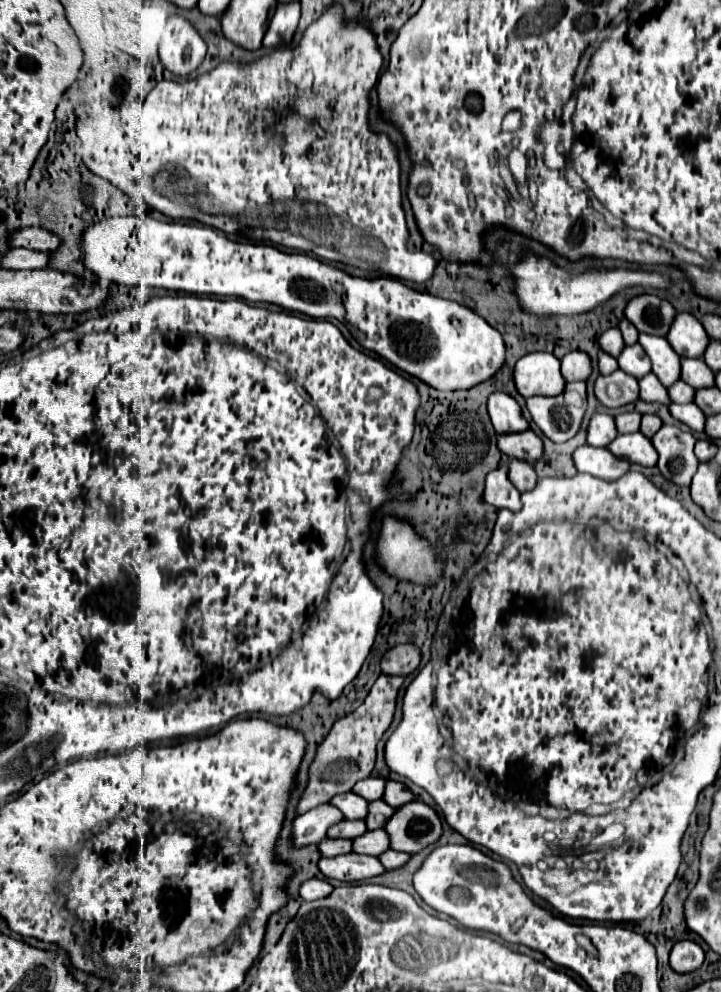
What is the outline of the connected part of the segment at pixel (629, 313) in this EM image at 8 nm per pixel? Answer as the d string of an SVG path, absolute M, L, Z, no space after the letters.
M642 294L628 302L624 314L638 328L638 332L666 336L674 322L676 310L668 300L660 302L654 294Z

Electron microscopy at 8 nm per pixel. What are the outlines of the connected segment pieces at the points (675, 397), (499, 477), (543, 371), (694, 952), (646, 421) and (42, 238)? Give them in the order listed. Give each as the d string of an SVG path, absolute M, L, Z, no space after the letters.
M678 380L674 386L670 386L668 394L670 394L672 402L676 402L676 404L690 404L690 402L694 400L694 394L696 394L696 390L694 390L692 386L688 386L686 382Z
M500 468L488 474L486 478L486 490L484 490L484 500L496 508L506 508L510 512L518 512L522 508L520 502L520 492L516 486L508 480L508 474Z
M550 352L522 356L514 368L514 382L524 398L558 396L566 386L566 380L560 374L560 360Z
M680 940L670 952L670 966L678 974L694 972L704 962L704 950L692 940Z
M646 414L642 416L642 426L640 426L640 432L646 436L646 438L652 438L662 426L662 420L656 416L656 414Z
M24 228L18 230L12 236L12 246L22 246L22 248L30 248L30 250L46 250L46 252L54 252L58 250L62 244L58 234L52 234L50 230L44 228Z

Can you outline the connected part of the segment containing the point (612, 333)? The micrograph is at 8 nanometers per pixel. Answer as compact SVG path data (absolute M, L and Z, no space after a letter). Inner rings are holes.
M618 328L606 330L606 332L600 336L600 348L602 348L606 354L618 358L620 352L624 350L624 340L622 340L620 330L618 330Z

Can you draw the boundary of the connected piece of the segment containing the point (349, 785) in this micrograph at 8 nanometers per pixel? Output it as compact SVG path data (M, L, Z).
M382 674L374 682L368 698L352 714L340 718L332 726L326 742L318 746L316 758L310 766L308 788L306 788L302 800L298 804L300 814L304 814L304 812L308 812L308 810L312 810L320 804L330 802L336 794L350 792L358 780L364 780L372 774L374 764L376 764L376 746L394 720L396 698L398 698L398 690L400 690L402 682L404 682L402 676Z

